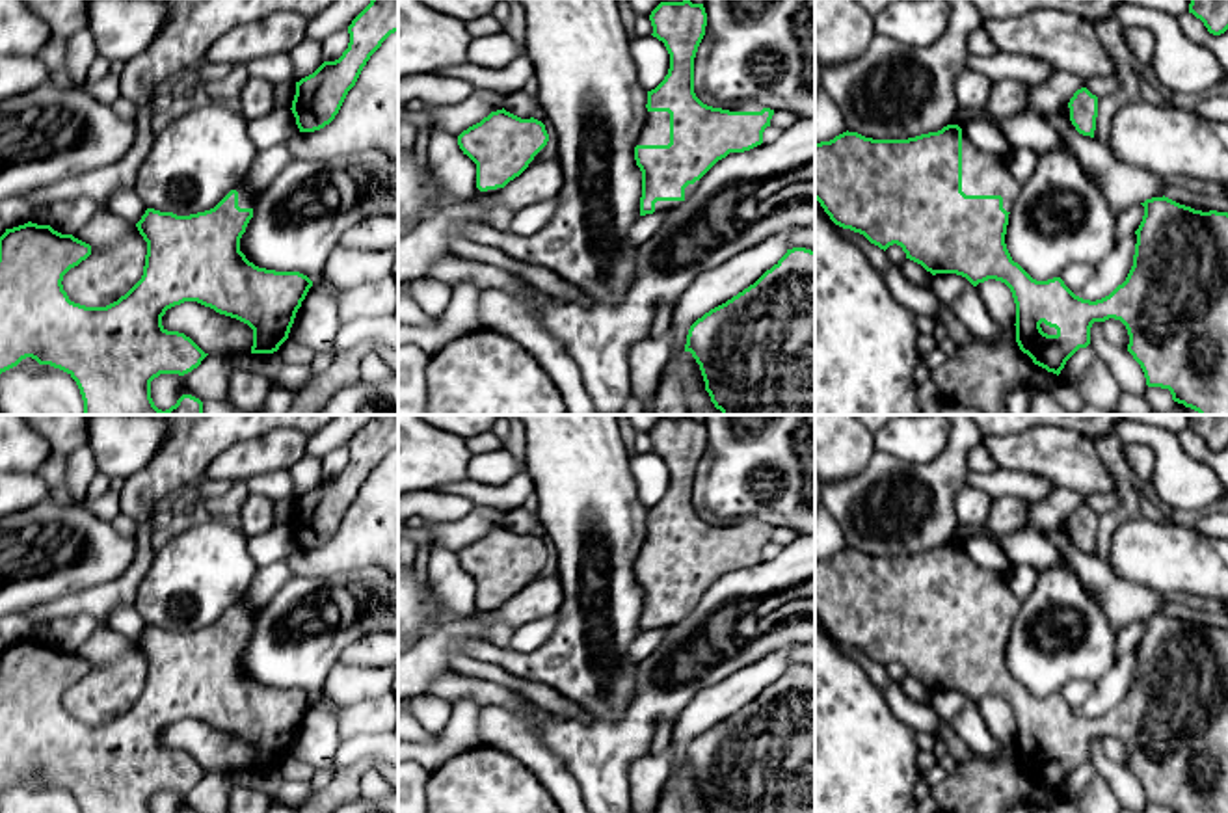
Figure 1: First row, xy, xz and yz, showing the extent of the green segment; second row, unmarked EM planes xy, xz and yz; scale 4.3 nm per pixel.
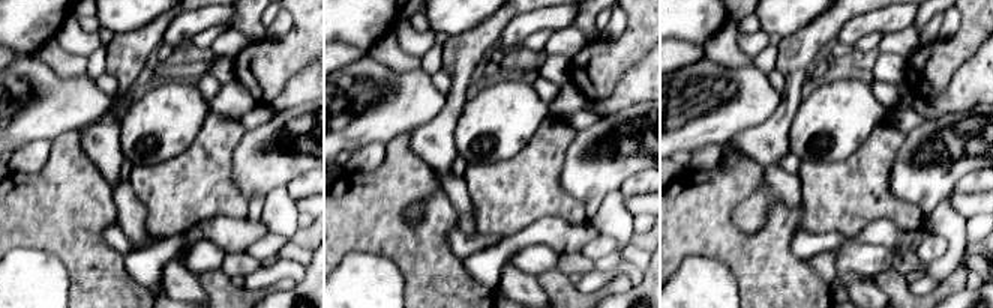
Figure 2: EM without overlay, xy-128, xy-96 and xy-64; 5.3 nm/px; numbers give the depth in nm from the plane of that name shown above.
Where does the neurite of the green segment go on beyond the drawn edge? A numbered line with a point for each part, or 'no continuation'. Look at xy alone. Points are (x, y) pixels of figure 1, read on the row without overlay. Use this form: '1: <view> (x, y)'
1: xy (246, 613)

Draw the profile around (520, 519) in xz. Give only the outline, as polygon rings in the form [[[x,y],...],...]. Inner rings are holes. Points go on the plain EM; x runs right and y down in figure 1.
[[[523,506],[510,510],[504,519],[504,526],[521,536],[536,534],[538,523],[540,519]]]

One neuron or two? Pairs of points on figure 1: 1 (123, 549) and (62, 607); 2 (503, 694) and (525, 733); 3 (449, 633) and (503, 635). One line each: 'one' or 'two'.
1: two
2: two
3: two

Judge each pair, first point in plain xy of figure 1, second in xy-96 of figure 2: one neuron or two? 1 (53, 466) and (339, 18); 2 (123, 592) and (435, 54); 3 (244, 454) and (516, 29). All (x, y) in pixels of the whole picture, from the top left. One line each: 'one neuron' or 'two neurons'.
1: two neurons
2: two neurons
3: one neuron

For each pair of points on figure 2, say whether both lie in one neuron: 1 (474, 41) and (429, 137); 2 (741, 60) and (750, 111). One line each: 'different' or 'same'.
1: same
2: different

